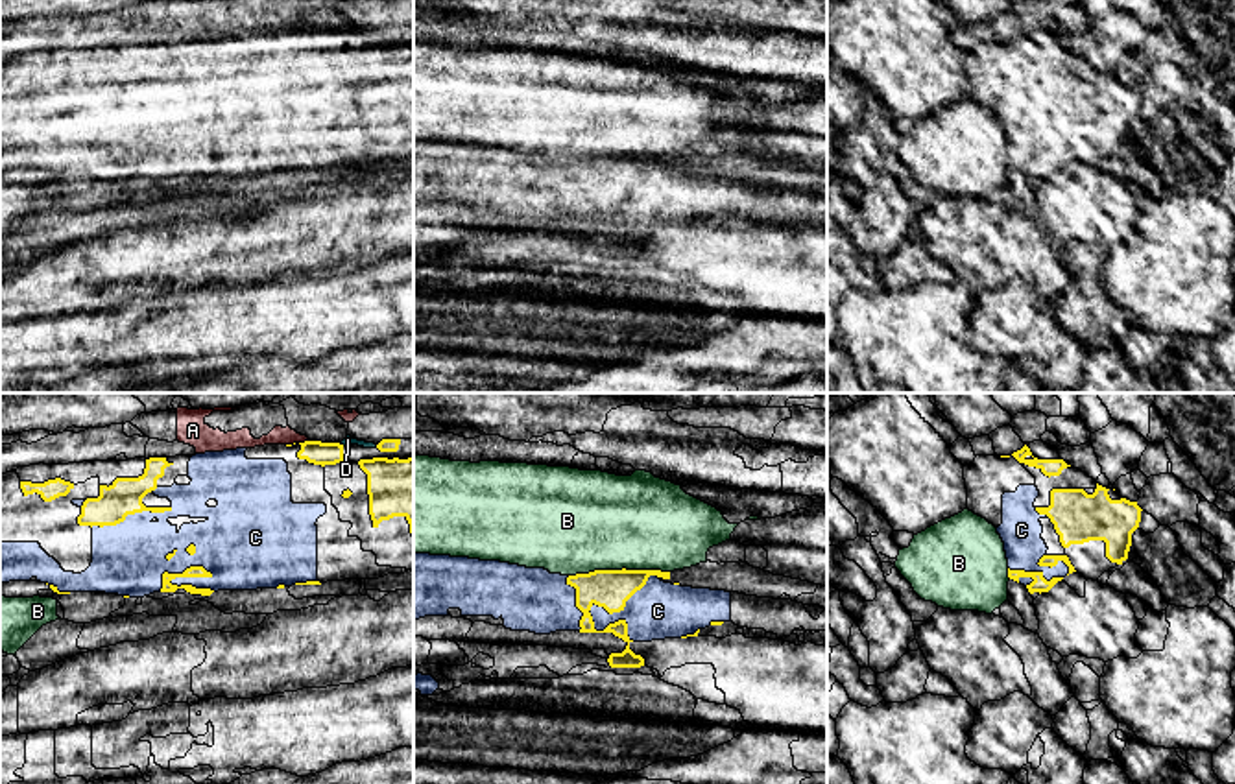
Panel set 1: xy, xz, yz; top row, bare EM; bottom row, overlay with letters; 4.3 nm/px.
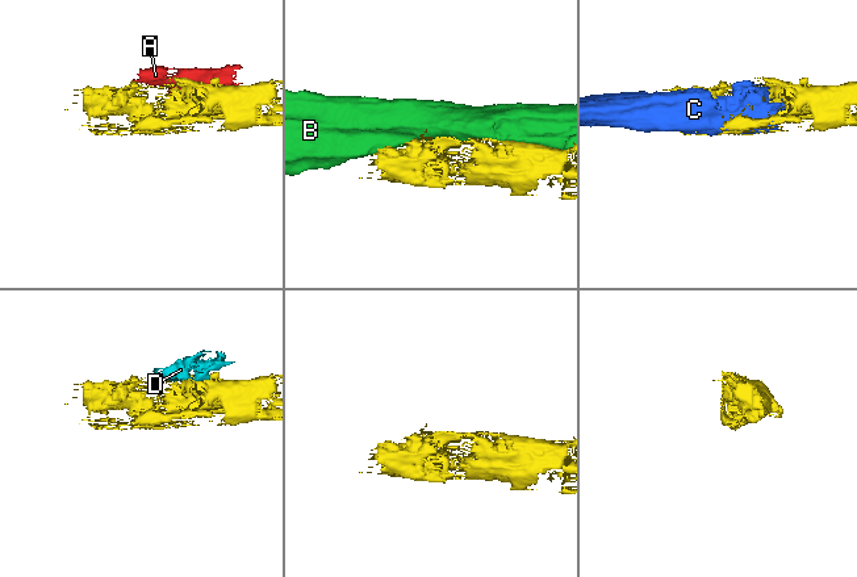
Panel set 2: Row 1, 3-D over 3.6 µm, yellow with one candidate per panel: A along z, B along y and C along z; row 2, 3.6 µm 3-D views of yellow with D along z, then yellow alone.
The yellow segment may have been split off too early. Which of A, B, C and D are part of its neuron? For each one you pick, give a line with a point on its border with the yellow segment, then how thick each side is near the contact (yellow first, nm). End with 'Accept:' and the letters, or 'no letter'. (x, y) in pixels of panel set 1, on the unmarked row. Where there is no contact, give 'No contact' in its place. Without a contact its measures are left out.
C: Touches yellow at xy (183, 172). Thickness 50 nm (yellow) against 300 nm
Accept: C

